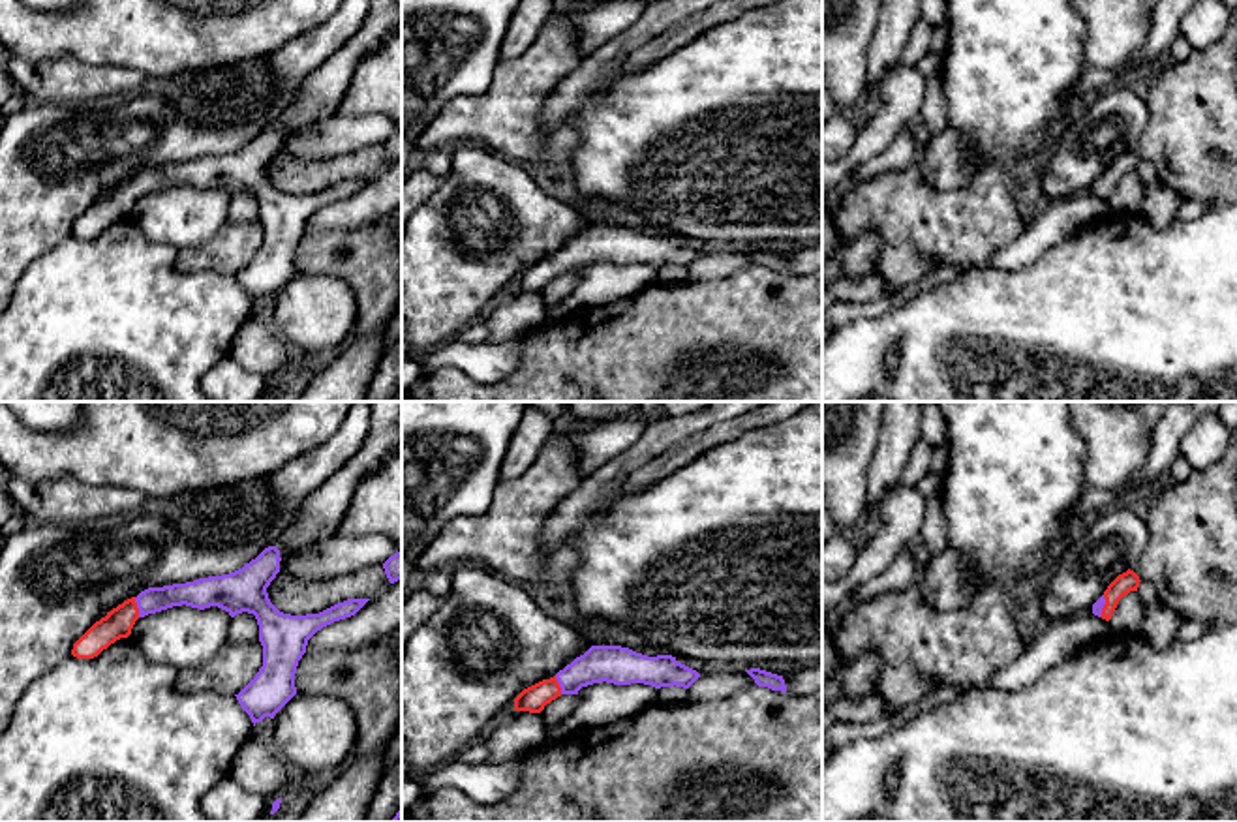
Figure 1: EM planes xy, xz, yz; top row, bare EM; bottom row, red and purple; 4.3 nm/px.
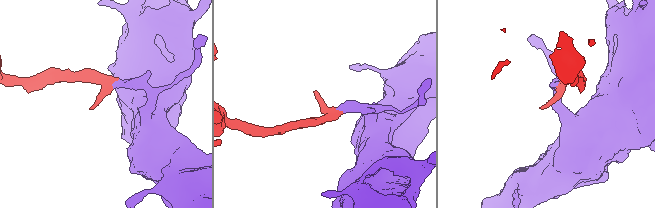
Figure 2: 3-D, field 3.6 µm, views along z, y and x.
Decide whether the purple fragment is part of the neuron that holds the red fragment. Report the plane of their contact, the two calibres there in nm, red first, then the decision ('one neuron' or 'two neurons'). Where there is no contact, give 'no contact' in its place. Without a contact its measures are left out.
xy | 120/110 nm | one neuron

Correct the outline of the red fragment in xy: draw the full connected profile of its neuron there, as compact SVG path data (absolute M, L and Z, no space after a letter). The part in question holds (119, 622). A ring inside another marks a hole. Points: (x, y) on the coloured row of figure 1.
M265 548L242 569L199 578L186 584L148 587L107 612L75 644L71 655L94 659L111 644L128 638L139 617L173 606L218 606L231 617L248 612L259 625L263 666L255 677L235 694L253 726L274 715L297 694L295 674L306 653L308 640L323 627L355 616L370 599L347 599L319 614L291 616L280 612L268 599L267 587L280 572L280 550Z

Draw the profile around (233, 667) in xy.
M259 640L227 642L206 664L178 670L175 687L182 694L225 693L238 694L263 666Z

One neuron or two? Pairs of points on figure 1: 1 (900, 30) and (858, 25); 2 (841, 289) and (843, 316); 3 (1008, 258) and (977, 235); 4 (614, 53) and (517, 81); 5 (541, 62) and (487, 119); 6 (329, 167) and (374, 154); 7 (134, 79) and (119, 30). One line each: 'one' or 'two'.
1: two
2: two
3: two
4: two
5: one
6: one
7: two

